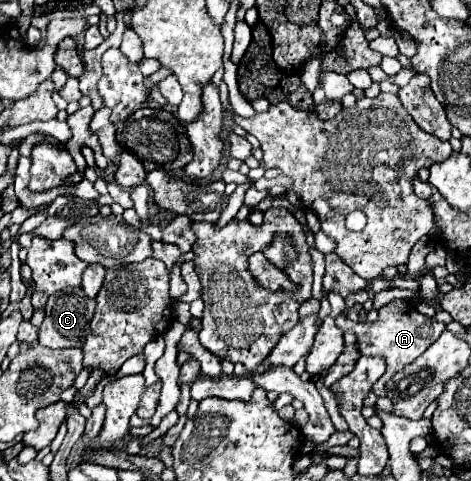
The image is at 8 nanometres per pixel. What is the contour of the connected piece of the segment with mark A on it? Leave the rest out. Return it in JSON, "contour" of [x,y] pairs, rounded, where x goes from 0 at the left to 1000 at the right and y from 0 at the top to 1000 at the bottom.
{"contour":[[[837,624],[837,628],[820,632],[820,636],[811,636],[807,649],[803,649],[803,665],[790,669],[790,674],[747,669],[735,657],[718,657],[713,661],[713,678],[726,690],[747,686],[756,694],[756,707],[760,707],[760,719],[764,719],[764,736],[773,736],[773,740],[815,740],[820,744],[824,765],[820,765],[815,782],[790,807],[803,823],[815,823],[820,819],[820,794],[828,794],[832,782],[841,773],[849,773],[858,761],[879,753],[913,715],[921,715],[930,707],[930,699],[947,682],[943,674],[926,669],[921,661],[896,657],[883,644],[883,636],[875,628],[862,628],[862,624]]]}

